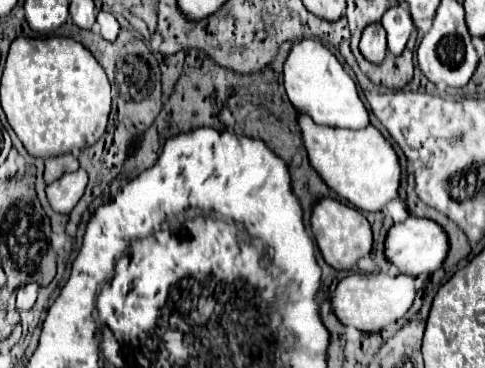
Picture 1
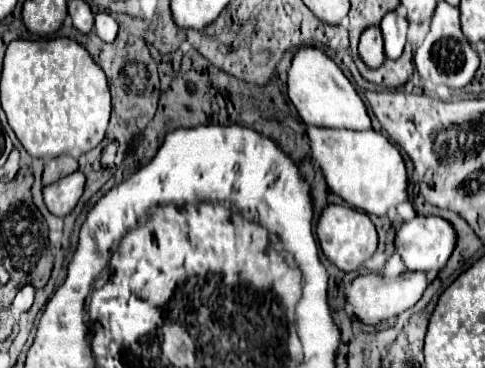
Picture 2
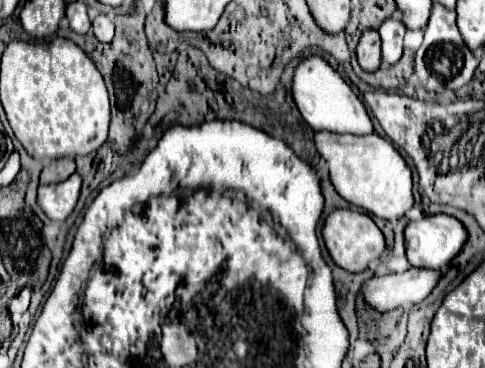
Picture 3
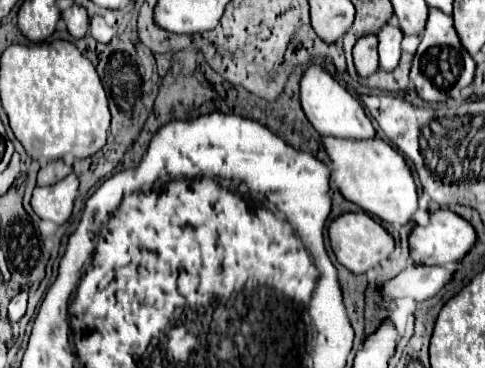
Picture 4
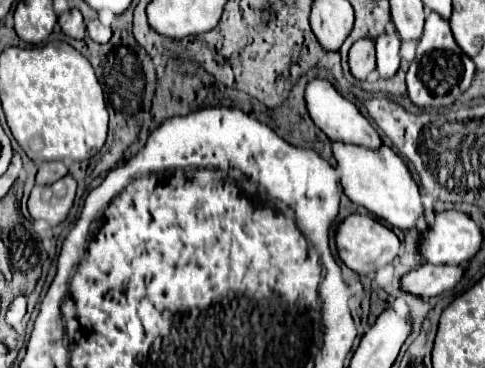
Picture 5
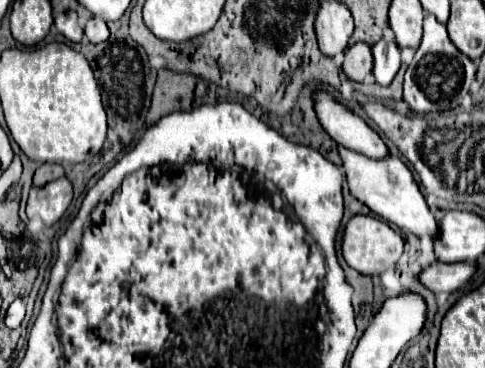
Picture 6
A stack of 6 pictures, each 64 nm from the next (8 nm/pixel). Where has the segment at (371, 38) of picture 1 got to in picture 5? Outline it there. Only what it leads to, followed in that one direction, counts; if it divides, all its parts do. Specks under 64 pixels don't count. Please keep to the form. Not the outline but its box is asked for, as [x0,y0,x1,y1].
[348,40,376,80]

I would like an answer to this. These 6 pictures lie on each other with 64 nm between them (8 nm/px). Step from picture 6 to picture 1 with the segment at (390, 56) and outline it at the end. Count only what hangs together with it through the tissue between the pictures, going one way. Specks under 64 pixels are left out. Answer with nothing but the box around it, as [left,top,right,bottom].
[382,6,412,56]

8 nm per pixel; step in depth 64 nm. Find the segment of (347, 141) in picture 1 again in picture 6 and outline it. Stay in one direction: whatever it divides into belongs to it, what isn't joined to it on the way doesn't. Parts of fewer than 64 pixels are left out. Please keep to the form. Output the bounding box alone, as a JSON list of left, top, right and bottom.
[340,146,440,240]

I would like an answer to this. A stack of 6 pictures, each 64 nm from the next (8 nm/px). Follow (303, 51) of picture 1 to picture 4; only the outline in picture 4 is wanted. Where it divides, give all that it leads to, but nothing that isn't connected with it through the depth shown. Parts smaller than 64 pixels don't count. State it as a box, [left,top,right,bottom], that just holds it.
[300,66,376,140]

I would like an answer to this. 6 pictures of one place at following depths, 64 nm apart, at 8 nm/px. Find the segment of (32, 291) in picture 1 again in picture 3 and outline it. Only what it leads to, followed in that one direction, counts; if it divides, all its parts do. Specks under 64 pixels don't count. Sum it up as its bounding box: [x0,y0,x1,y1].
[8,287,31,325]

